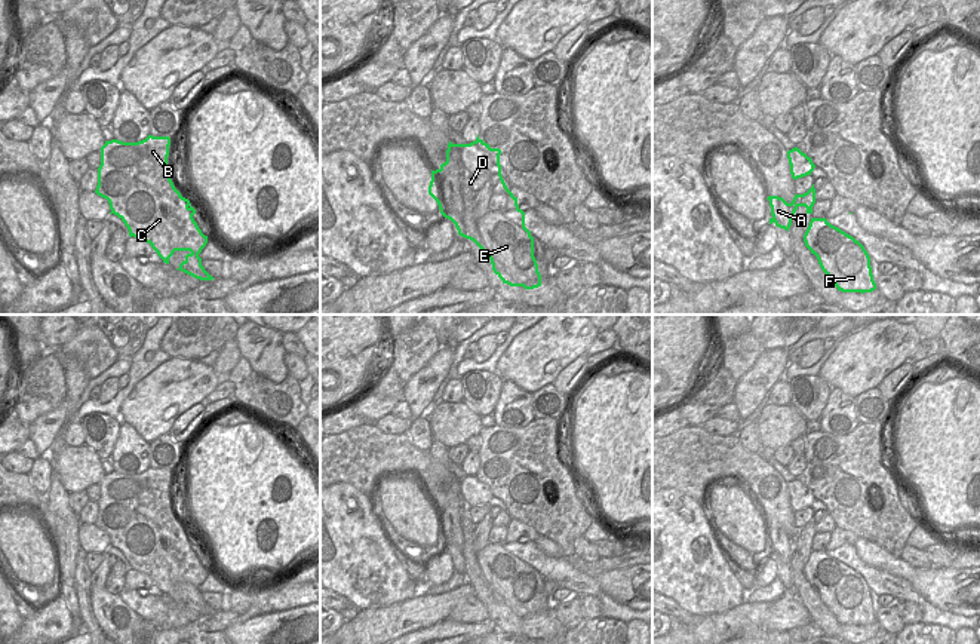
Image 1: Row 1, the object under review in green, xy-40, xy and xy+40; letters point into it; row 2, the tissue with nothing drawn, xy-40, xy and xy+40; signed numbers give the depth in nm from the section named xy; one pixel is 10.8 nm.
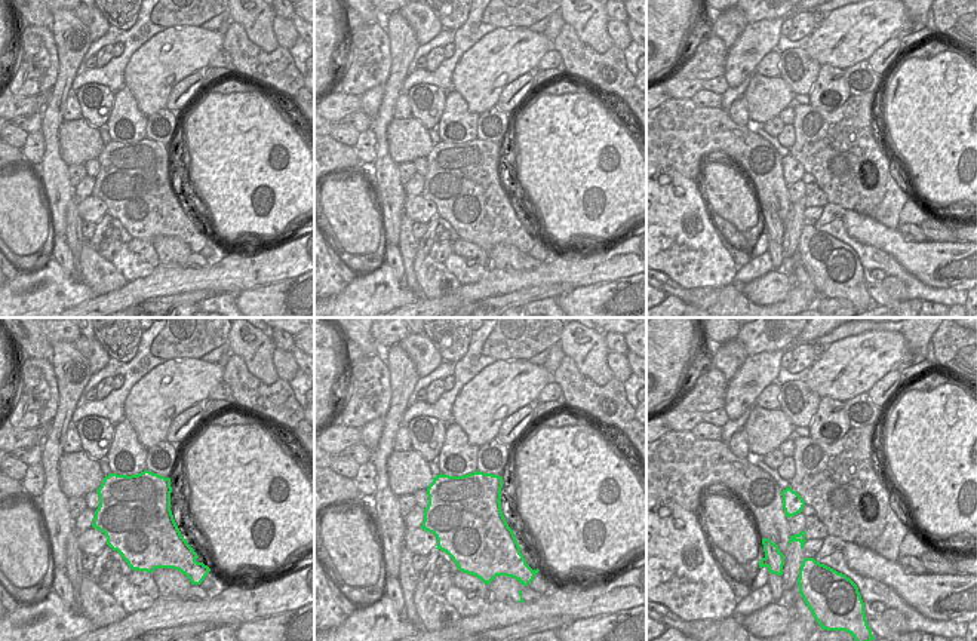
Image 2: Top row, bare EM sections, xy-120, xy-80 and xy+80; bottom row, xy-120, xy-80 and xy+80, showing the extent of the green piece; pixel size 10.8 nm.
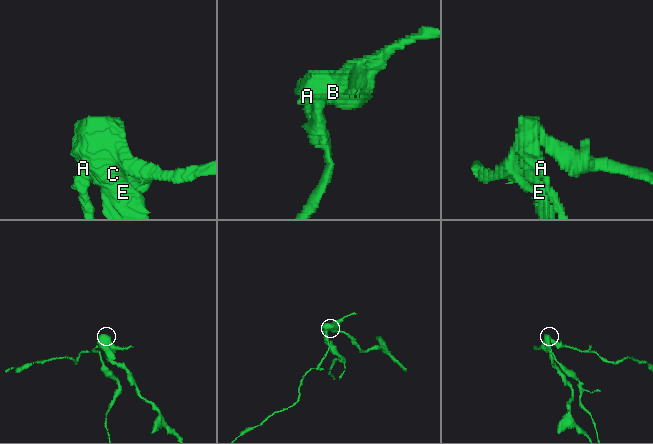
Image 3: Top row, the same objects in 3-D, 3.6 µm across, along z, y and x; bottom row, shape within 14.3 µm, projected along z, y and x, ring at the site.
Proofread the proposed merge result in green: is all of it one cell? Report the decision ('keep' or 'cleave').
cleave

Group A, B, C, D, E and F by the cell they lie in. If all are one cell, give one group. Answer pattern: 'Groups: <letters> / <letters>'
Groups: A / B C D E F

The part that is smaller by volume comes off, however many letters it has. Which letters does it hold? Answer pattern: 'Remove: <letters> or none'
Remove: A

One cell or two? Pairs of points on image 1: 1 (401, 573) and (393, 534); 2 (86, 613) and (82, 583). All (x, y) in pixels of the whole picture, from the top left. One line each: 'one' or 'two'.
1: one
2: one

